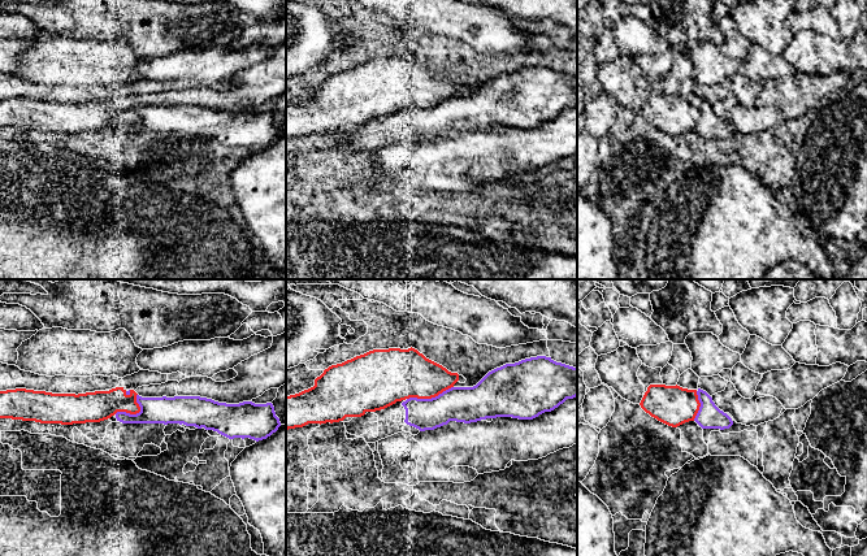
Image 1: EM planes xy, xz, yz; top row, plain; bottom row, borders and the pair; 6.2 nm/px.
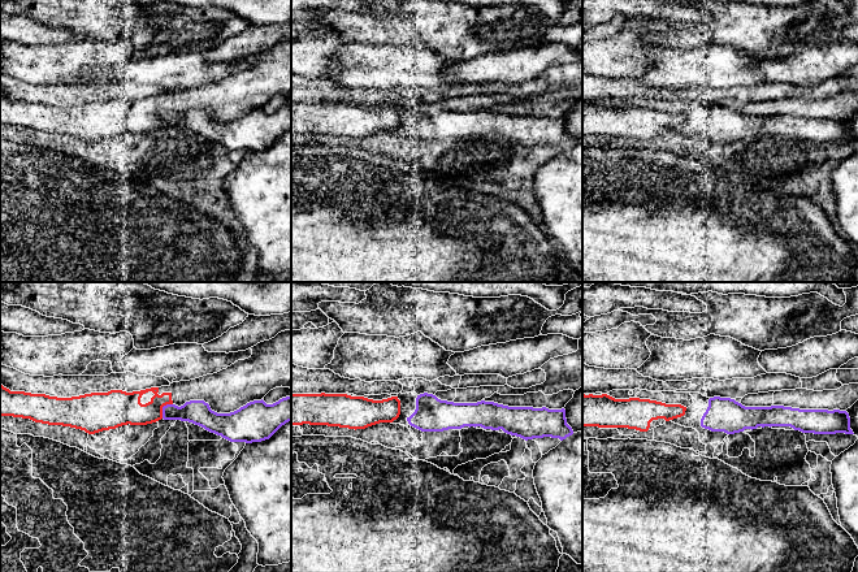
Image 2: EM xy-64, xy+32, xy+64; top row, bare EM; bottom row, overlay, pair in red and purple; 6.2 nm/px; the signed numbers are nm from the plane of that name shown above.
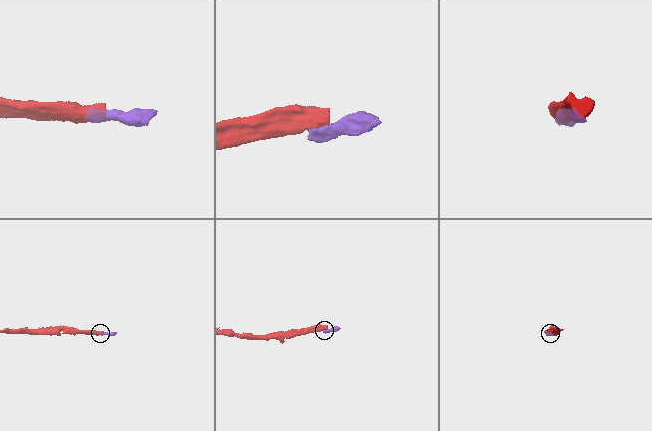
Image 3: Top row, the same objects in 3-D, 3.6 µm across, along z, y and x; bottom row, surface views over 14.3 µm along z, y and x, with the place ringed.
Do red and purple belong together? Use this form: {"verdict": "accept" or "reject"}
{"verdict": "reject"}

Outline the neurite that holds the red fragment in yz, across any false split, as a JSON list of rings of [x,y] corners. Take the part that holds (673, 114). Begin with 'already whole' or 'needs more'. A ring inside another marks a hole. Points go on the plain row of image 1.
needs more; [[[642,73],[637,86],[645,95],[641,117],[658,130],[677,136],[694,130],[701,112],[697,99],[680,95],[666,95],[660,86],[662,77],[649,77]]]

